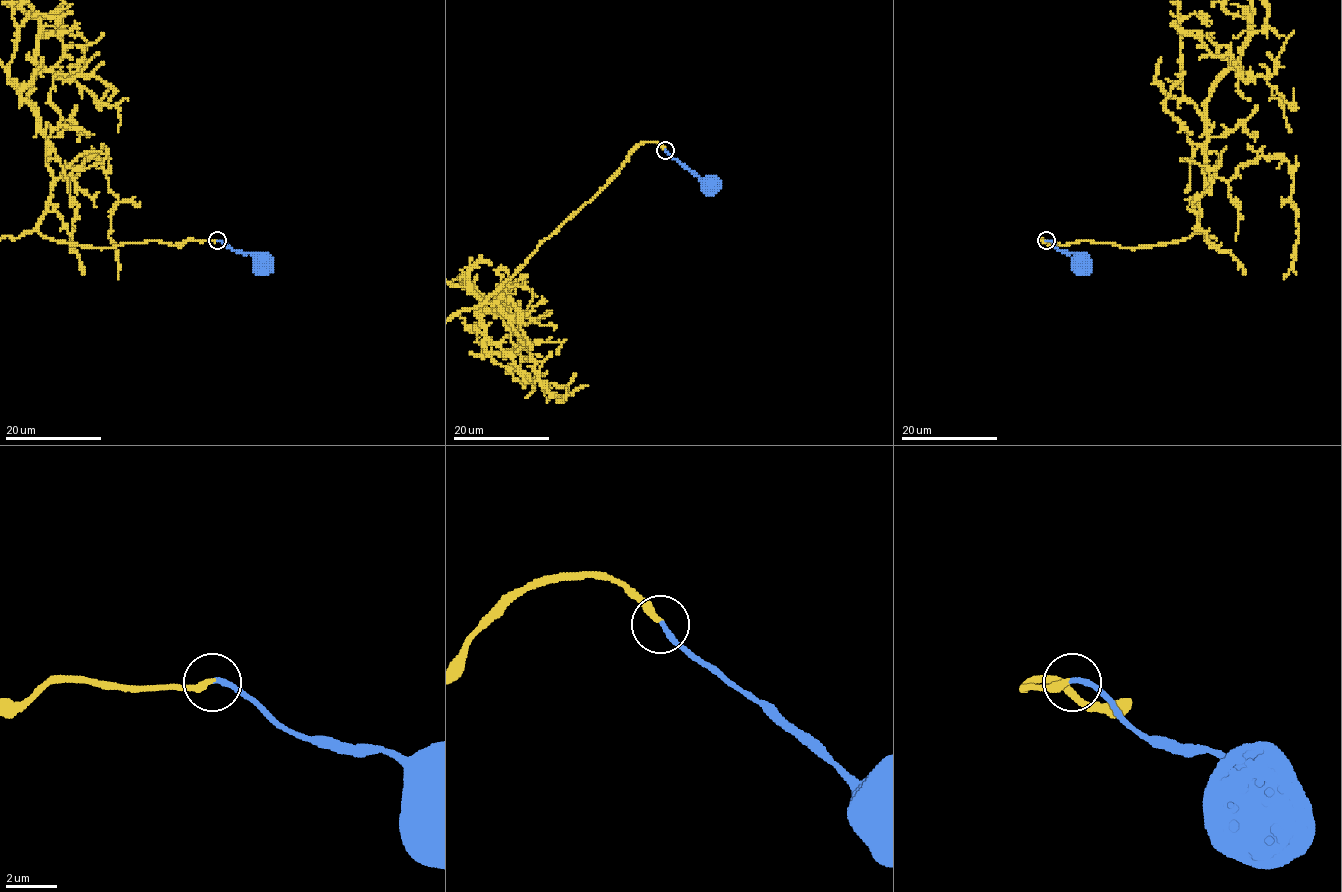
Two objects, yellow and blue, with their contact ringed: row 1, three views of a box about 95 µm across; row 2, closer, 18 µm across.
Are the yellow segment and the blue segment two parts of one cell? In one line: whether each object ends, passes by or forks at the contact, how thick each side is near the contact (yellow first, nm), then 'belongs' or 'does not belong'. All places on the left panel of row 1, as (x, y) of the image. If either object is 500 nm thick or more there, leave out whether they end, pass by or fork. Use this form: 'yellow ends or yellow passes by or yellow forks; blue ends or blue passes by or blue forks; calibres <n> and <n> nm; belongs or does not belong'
yellow ends; blue ends; calibres 300 and 200 nm; belongs

